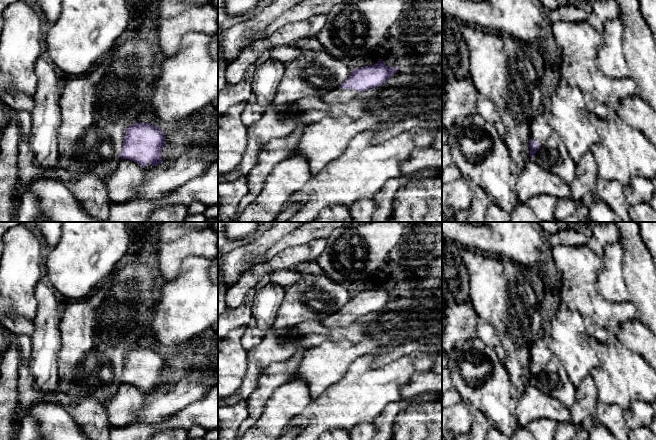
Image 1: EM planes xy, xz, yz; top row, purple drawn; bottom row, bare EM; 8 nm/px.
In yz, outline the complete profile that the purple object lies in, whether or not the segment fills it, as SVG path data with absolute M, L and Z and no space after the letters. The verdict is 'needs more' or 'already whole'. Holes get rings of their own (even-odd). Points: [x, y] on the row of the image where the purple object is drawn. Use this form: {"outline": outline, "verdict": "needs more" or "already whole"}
{"outline": "M545 110L541 115L538 115L533 120L530 132L531 139L529 141L530 157L533 159L539 148L553 135L553 131L549 125L551 117L550 110Z", "verdict": "needs more"}

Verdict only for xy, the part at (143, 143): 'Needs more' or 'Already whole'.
Already whole

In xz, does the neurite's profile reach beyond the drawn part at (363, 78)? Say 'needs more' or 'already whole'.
needs more

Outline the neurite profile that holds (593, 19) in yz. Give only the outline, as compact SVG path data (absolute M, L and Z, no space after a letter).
M598 0L593 6L593 12L588 16L588 22L598 31L604 32L604 22L615 20L619 16L617 0Z

